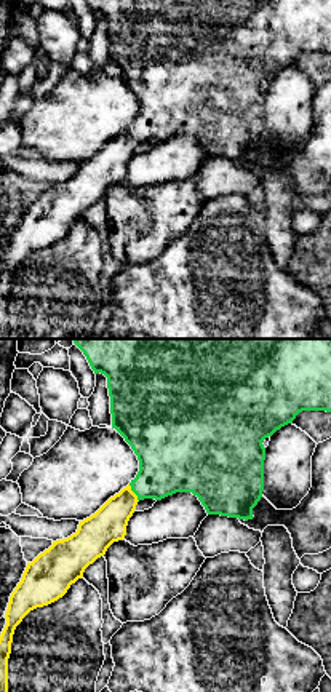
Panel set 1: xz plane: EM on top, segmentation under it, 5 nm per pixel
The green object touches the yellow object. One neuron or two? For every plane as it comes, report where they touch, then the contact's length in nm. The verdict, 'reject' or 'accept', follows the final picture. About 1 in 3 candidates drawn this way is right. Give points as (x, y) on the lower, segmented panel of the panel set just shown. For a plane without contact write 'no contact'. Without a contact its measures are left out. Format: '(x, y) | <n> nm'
(133, 491) | 100 nm

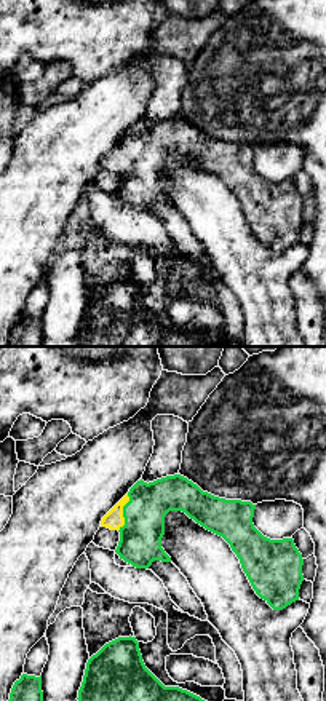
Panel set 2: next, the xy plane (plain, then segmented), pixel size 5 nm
(123, 513) | 200 nm

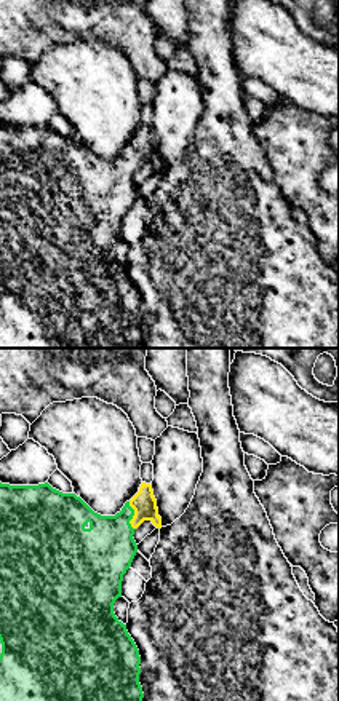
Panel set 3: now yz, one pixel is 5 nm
(133, 514) | 150 nm

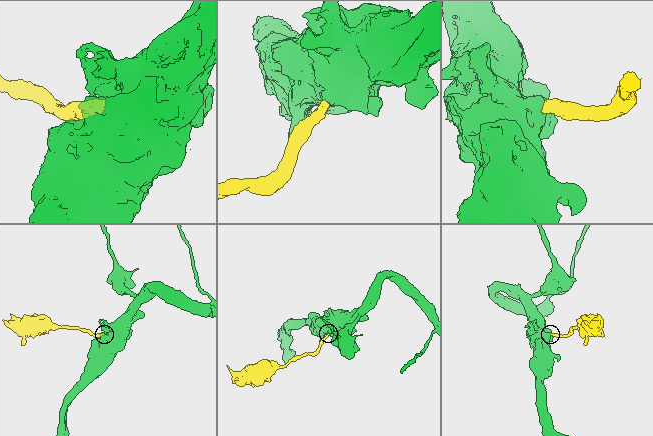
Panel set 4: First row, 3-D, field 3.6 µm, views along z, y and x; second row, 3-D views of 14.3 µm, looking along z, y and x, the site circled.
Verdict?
accept

